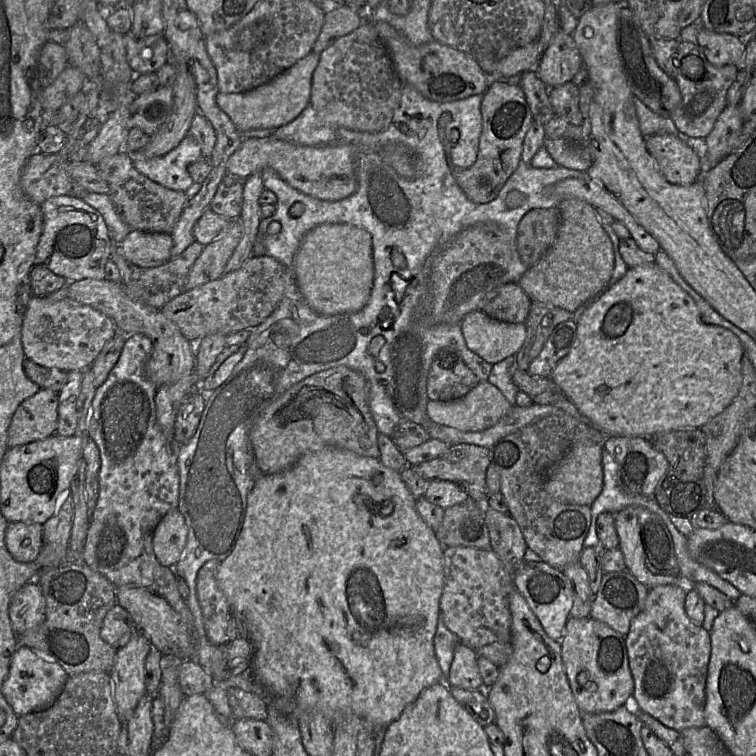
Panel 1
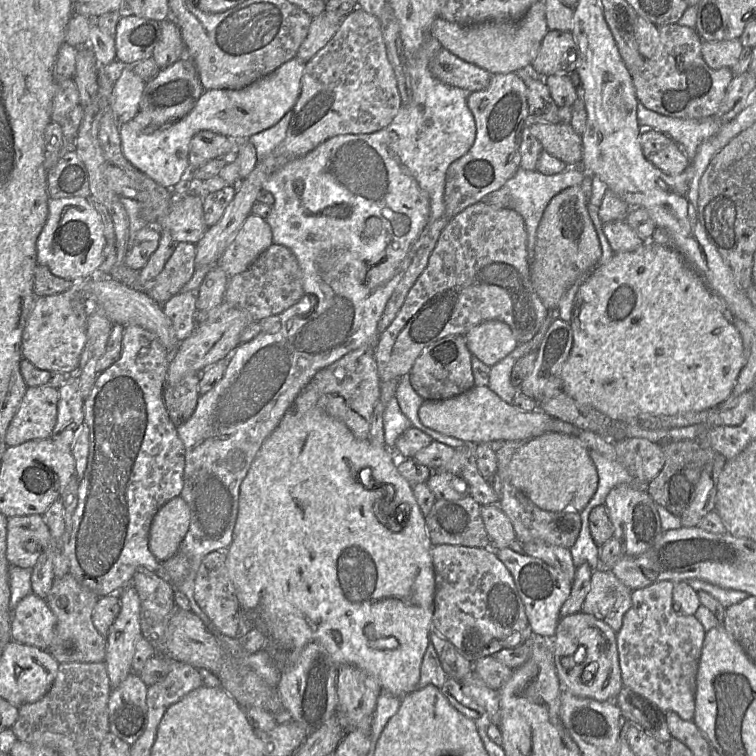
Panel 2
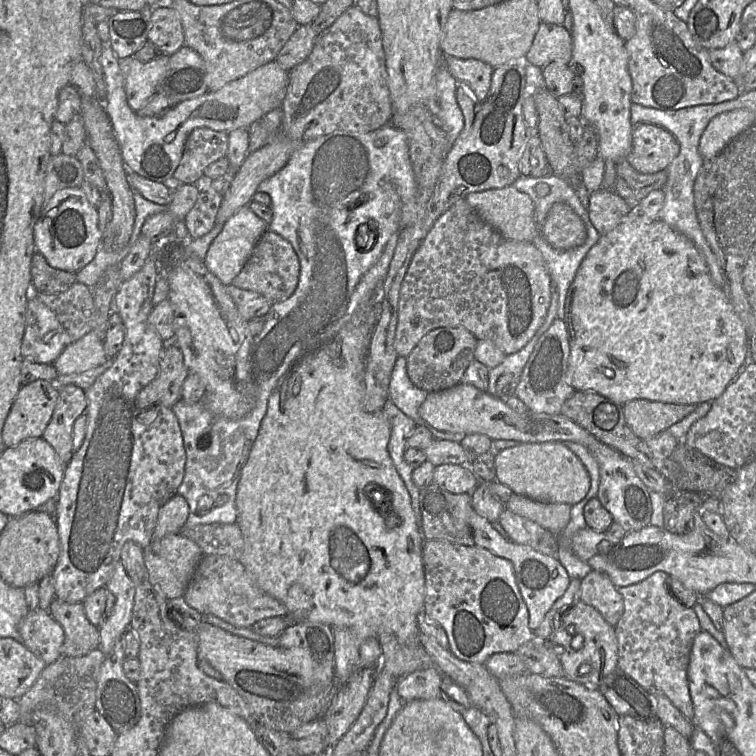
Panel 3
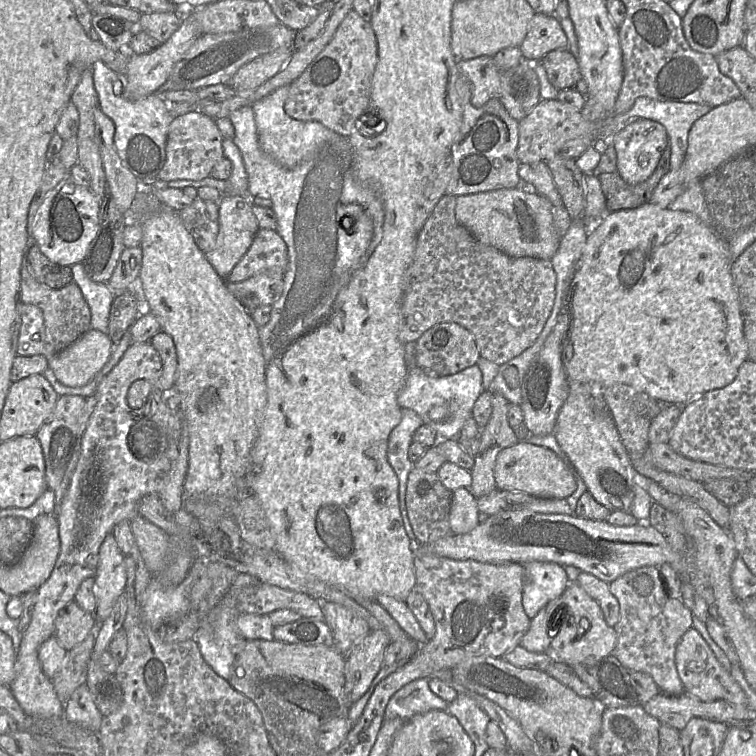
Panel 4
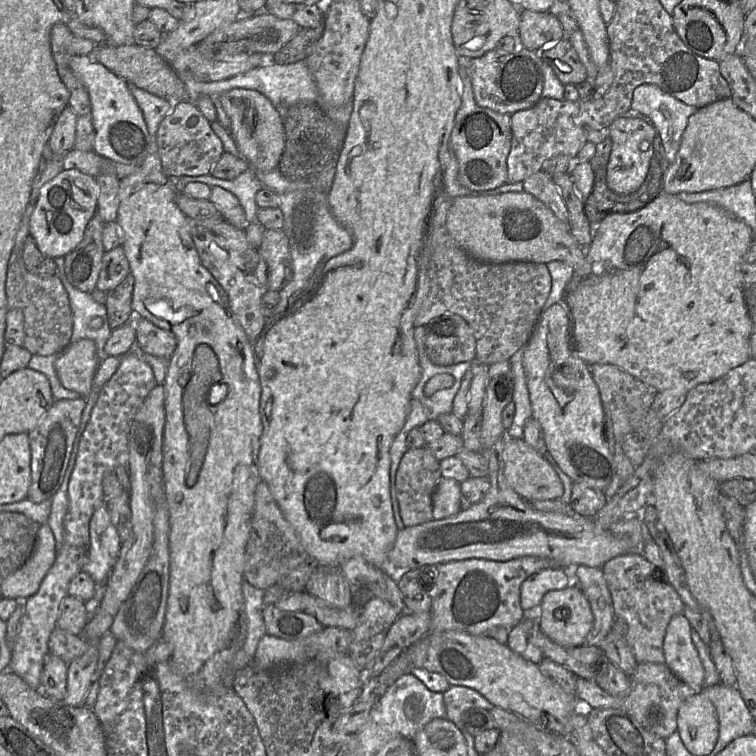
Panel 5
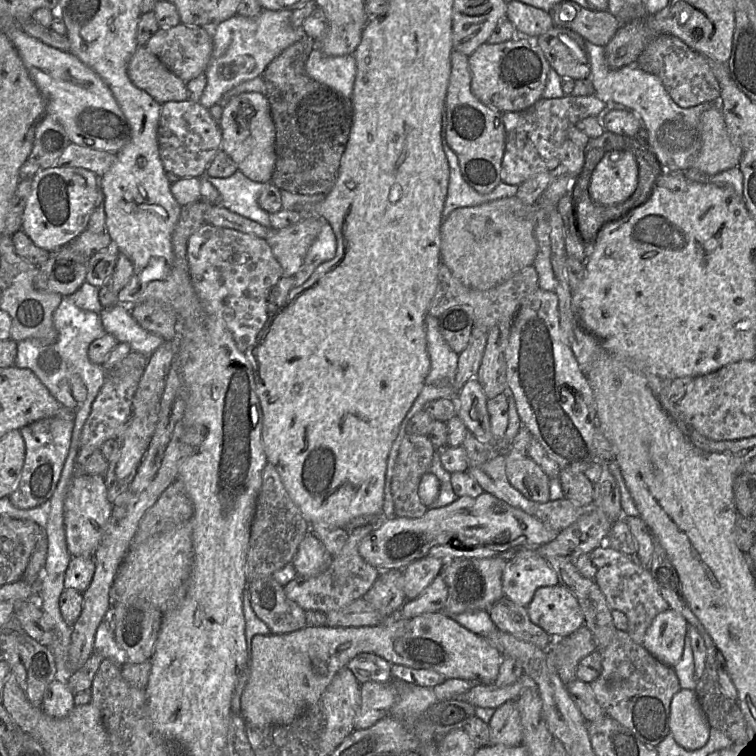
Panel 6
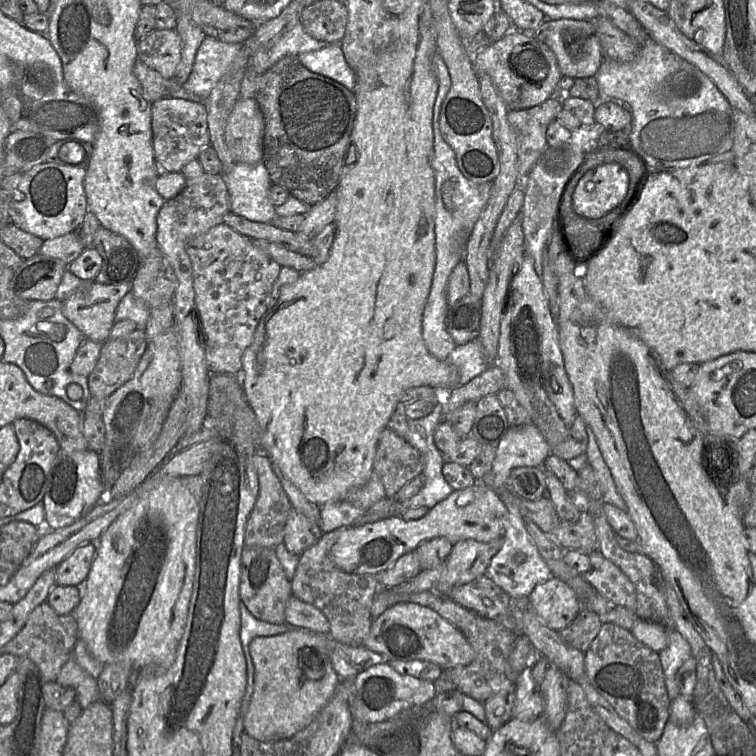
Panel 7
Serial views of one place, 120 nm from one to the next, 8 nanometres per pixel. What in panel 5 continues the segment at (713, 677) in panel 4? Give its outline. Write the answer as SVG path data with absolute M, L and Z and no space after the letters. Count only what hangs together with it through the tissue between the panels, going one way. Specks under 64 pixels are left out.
M683 613L670 620L663 641L665 664L694 689L704 686L704 668L691 637L691 626Z

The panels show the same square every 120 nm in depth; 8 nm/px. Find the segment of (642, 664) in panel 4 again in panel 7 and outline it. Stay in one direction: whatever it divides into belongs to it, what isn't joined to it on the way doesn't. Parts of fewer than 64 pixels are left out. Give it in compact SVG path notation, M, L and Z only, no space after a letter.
M598 549L587 554L590 568L582 574L583 578L615 606L624 606L636 612L636 591L627 575Z

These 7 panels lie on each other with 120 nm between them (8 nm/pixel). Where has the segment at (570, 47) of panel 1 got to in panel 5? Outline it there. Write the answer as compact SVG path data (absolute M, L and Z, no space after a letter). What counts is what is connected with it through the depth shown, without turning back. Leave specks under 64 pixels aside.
M520 10L520 22L518 28L519 45L534 51L541 51L566 34L558 21L550 12L534 12Z

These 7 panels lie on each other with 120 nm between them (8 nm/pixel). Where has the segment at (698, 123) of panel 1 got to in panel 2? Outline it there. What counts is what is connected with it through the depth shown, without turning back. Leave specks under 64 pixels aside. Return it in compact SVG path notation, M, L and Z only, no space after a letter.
M679 23L658 27L660 43L653 55L645 59L639 74L631 76L637 100L659 114L684 119L716 117L734 75L730 68L711 69L701 53L702 40L695 29Z

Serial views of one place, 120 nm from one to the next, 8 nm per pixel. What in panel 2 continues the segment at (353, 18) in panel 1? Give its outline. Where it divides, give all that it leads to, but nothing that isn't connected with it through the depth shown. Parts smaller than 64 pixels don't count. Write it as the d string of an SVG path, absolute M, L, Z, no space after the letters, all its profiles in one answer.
M323 12L313 18L305 40L300 45L295 58L308 62L335 35L343 18L333 13Z

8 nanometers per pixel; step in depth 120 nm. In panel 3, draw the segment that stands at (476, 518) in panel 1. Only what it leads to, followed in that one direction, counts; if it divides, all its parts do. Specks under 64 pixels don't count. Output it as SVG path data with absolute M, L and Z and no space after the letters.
M432 482L419 489L420 527L425 540L446 540L464 546L475 546L469 517L474 510L470 494L453 494Z

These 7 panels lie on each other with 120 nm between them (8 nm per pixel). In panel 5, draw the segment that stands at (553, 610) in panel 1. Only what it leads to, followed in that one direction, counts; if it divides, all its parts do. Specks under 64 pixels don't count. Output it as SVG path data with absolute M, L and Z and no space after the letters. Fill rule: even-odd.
M441 477L433 494L433 518L443 519L458 514L461 509L460 483ZM545 568L529 576L521 585L520 604L526 615L537 611L543 596L569 586L572 577L565 568Z

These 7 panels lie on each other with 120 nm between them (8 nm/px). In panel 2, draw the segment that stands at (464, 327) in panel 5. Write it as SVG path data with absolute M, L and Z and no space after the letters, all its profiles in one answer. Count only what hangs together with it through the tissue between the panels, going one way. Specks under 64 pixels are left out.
M465 335L446 336L423 349L409 371L409 381L424 400L437 401L456 397L475 386L471 357Z

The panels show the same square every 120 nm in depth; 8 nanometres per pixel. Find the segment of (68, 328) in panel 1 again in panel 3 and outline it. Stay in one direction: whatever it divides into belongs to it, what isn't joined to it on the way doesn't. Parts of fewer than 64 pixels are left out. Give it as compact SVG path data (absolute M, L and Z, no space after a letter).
M31 296L27 302L21 345L23 358L40 364L53 364L66 346L66 334L54 312L36 296Z

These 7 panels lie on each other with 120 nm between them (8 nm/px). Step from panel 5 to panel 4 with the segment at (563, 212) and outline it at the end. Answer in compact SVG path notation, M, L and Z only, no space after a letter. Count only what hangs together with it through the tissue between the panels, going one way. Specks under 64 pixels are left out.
M545 162L520 164L518 173L522 182L533 185L535 192L547 199L552 206L563 205L551 172Z

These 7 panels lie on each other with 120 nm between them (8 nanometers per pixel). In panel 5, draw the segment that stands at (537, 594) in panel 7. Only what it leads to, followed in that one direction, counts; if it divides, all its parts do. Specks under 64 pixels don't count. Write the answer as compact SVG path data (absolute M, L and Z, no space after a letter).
M572 582L562 590L547 592L537 612L541 631L552 641L566 648L583 646L593 627L594 617L591 606L582 590Z

